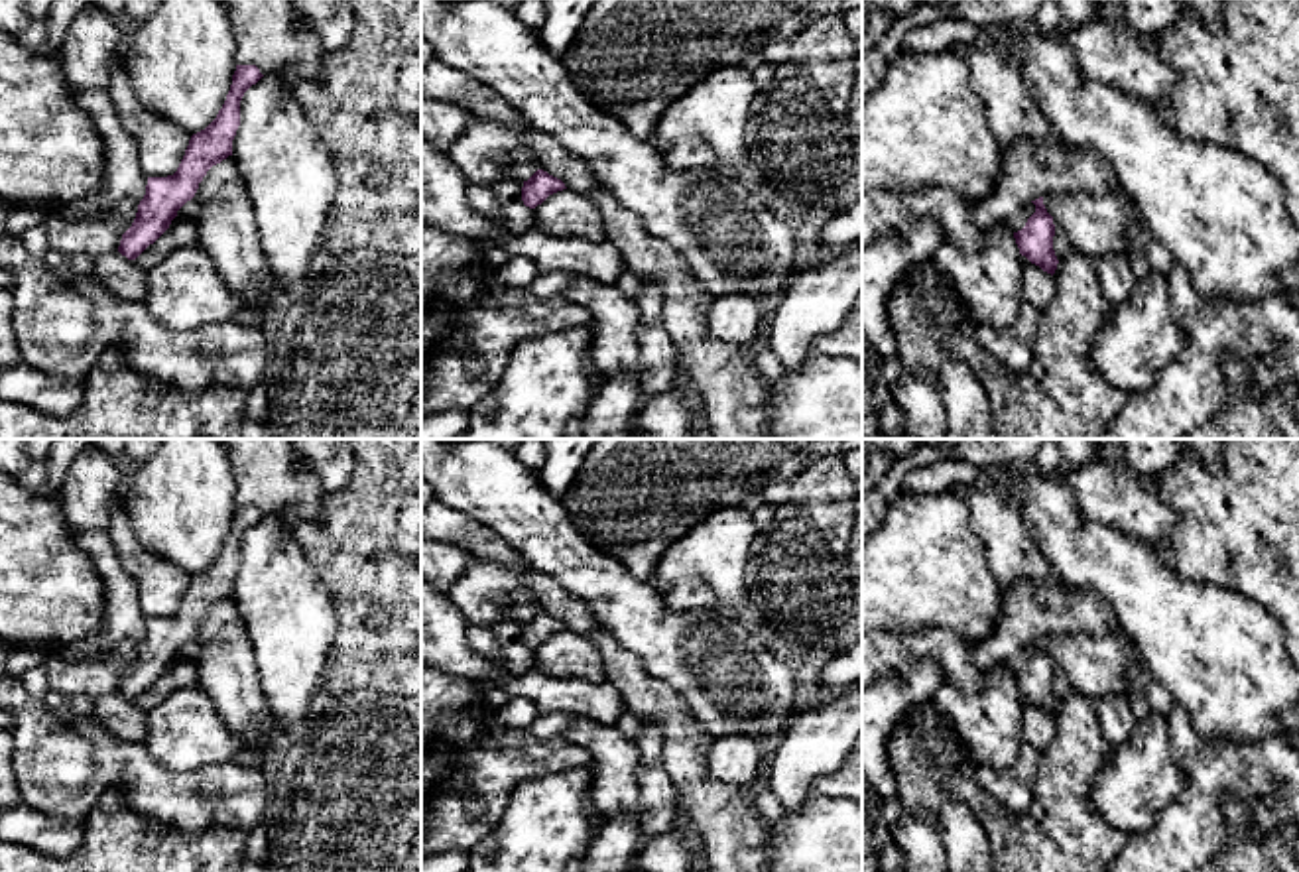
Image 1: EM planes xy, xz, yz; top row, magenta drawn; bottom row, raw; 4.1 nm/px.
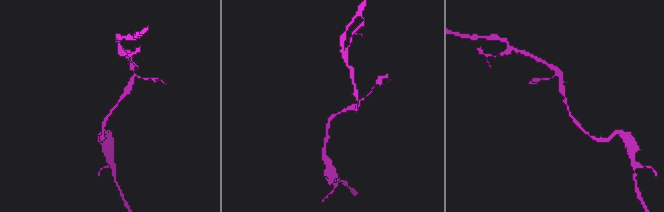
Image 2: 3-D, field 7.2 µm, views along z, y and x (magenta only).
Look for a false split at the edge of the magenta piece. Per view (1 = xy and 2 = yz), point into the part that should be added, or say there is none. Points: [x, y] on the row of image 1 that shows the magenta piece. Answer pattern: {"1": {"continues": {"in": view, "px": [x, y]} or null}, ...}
{"1": {"continues": null}, "2": {"continues": null}}

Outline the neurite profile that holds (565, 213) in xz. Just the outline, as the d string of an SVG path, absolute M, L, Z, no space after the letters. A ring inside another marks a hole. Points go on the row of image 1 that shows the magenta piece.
M557 191L537 205L533 215L535 228L545 234L583 236L592 242L606 240L602 215L585 193Z

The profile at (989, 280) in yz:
M996 224L986 234L984 248L964 250L943 242L931 258L978 325L1010 327L1016 323L1023 303L1023 262L1006 224Z

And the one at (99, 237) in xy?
M124 201L108 207L96 218L71 218L59 205L43 209L43 230L49 248L71 254L85 254L93 260L118 252L122 234L132 226L138 205Z

